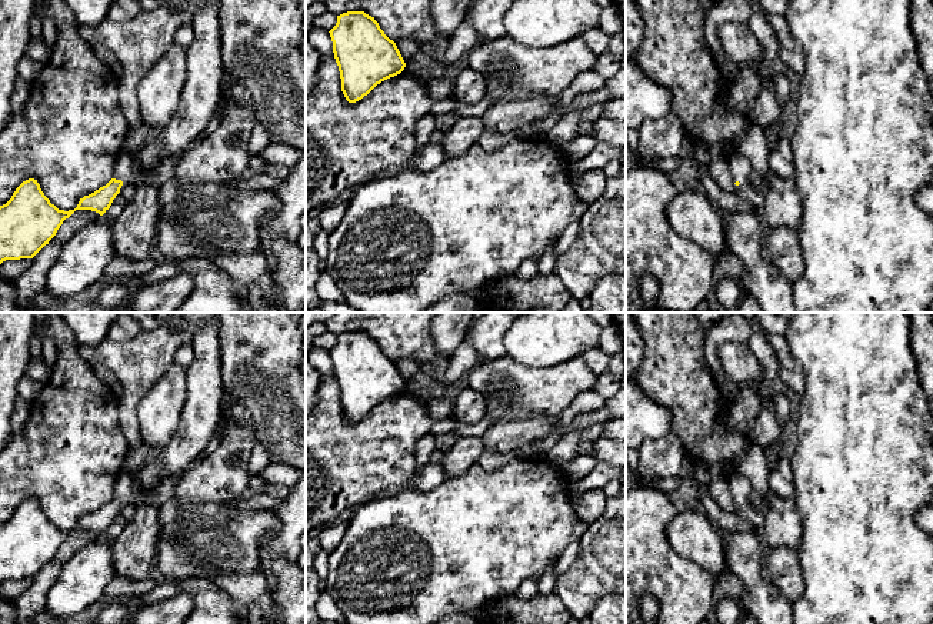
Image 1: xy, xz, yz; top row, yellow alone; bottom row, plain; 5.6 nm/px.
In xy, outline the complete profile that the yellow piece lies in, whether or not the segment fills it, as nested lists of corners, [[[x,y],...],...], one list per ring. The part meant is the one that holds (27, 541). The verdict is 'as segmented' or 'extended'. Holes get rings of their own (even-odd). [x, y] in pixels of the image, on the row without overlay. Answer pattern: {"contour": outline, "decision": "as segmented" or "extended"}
{"contour": [[[120,473],[113,498],[94,513],[80,518],[74,530],[59,530],[44,515],[34,498],[23,501],[11,518],[0,525],[0,584],[6,580],[33,578],[56,555],[76,530],[103,535],[124,504],[140,504],[144,497],[134,487],[134,475]]], "decision": "extended"}

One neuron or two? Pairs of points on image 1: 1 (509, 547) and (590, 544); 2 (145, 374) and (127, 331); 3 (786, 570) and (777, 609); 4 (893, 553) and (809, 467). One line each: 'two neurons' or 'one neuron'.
1: two neurons
2: two neurons
3: two neurons
4: one neuron

